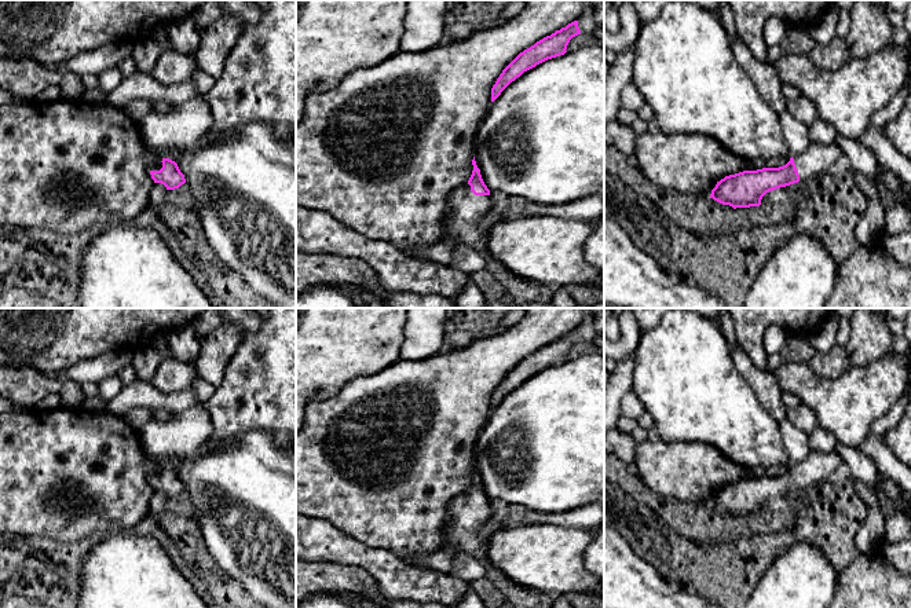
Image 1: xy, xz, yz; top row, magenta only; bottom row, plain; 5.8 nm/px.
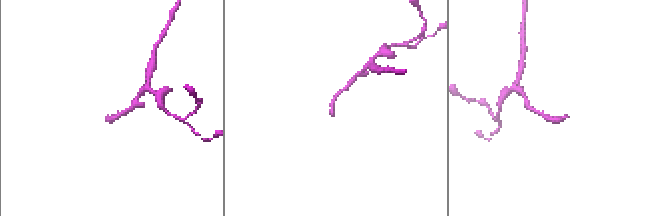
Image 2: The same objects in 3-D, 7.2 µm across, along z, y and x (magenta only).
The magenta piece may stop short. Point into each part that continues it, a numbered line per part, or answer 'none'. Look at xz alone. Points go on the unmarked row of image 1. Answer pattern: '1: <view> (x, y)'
1: xz (465, 516)

